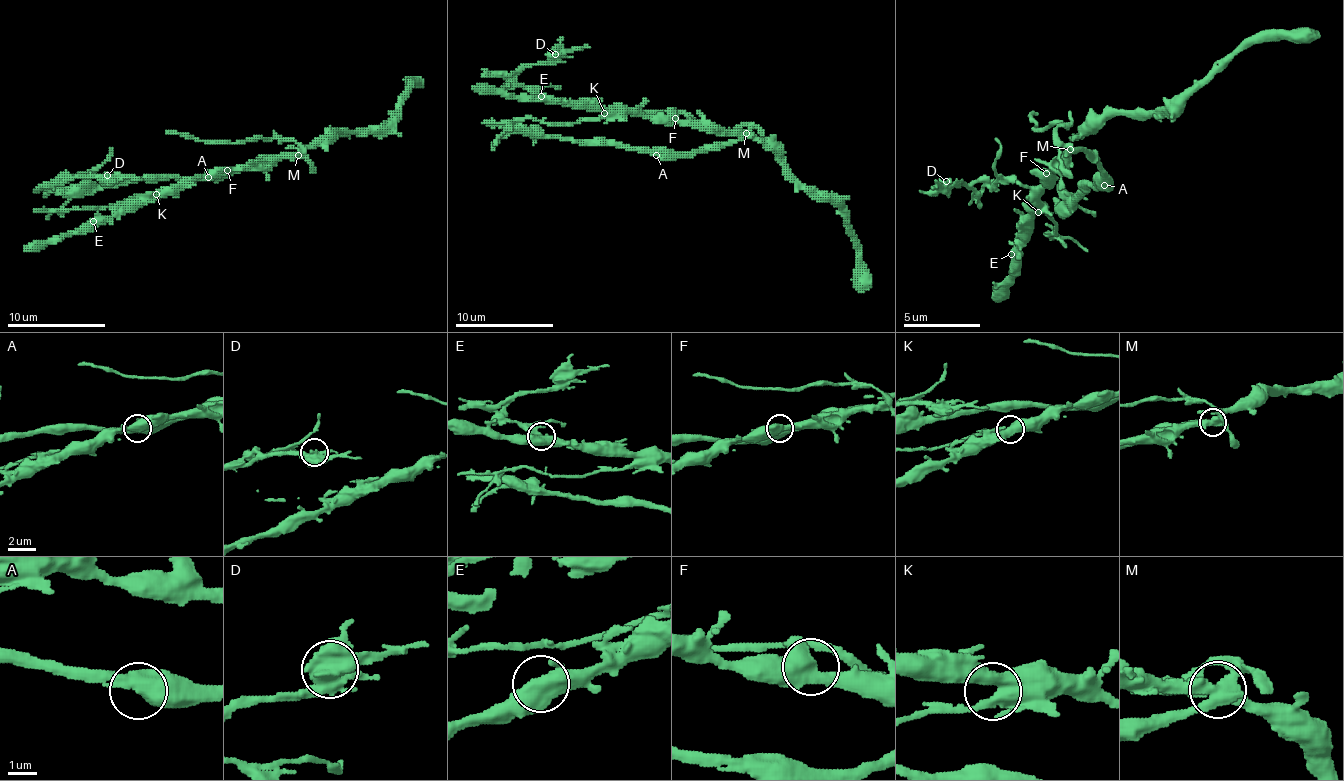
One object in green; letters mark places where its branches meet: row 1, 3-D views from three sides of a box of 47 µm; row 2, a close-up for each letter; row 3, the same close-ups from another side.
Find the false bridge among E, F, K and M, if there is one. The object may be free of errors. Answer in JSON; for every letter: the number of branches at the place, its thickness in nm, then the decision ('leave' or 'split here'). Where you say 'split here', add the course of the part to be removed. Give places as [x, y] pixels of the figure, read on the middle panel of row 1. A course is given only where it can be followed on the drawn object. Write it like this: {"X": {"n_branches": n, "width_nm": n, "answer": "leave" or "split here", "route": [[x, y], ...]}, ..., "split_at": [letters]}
{"E": {"n_branches": 3, "width_nm": 480, "answer": "leave"}, "F": {"n_branches": 3, "width_nm": 440, "answer": "leave"}, "K": {"n_branches": 3, "width_nm": 460, "answer": "leave"}, "M": {"n_branches": 6, "width_nm": 440, "answer": "split here"}, "split_at": ["M"]}

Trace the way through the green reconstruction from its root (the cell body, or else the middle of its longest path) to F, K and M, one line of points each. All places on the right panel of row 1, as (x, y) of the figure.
F: (1092, 162), (1077, 150), (1058, 169), (1046, 173)
K: (1092, 162), (1077, 150), (1038, 189), (1038, 212)
M: (1092, 162), (1081, 150), (1069, 150)

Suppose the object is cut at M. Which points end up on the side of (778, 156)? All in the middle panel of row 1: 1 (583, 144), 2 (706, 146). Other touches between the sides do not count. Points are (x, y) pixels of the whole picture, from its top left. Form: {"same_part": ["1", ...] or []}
{"same_part": []}

